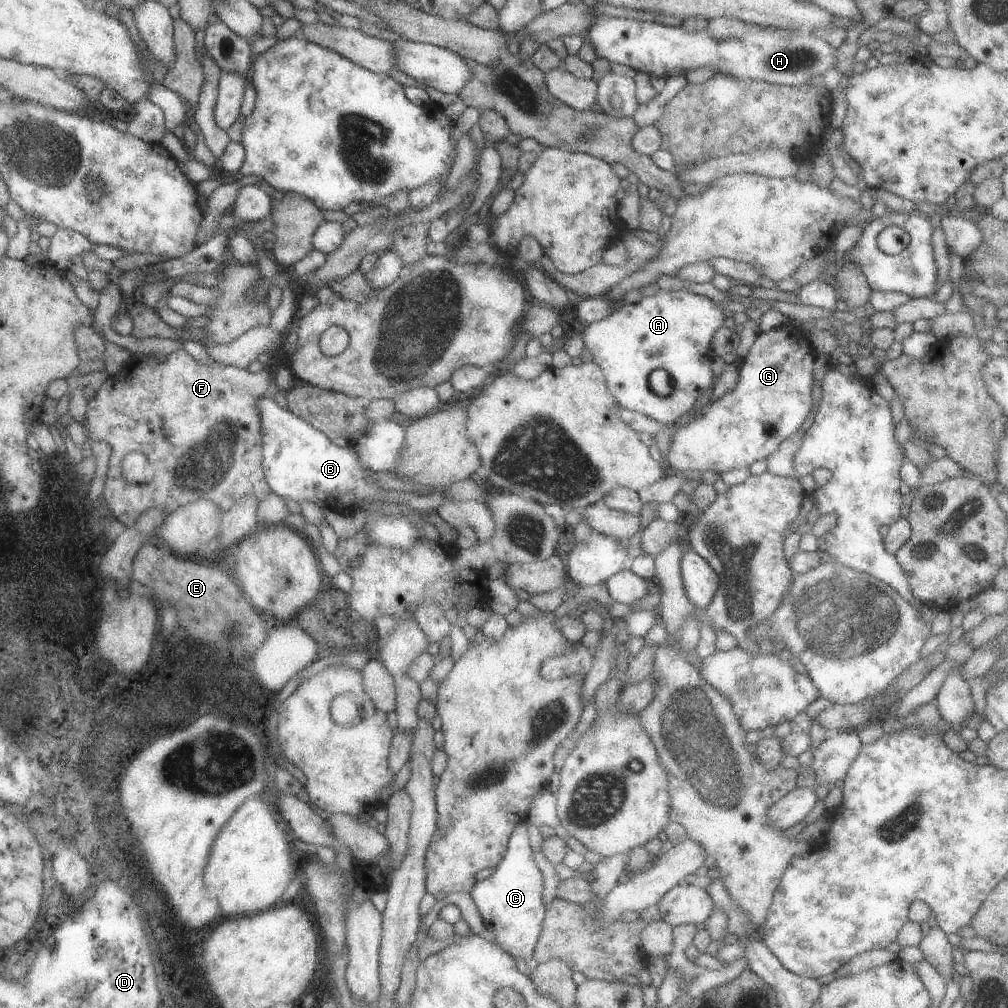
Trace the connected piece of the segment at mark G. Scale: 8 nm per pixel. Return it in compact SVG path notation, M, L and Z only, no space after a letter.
M792 325L760 332L738 370L736 386L716 402L698 411L691 421L679 427L670 442L670 453L665 465L678 472L688 470L712 471L718 474L734 468L750 467L754 462L766 459L790 434L794 434L811 419L812 381L816 352L813 351L805 330Z

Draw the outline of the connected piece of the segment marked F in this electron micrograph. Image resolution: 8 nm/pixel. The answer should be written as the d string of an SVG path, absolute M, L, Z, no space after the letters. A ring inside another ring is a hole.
M182 347L172 354L161 354L160 357L157 354L140 356L136 361L129 364L123 374L115 377L106 376L102 381L99 388L96 389L96 396L92 400L88 401L85 412L85 423L88 426L87 436L92 440L104 440L106 444L110 444L110 458L108 460L108 470L106 472L106 480L104 483L103 493L106 500L105 505L112 512L115 520L119 522L120 528L133 527L140 515L146 512L148 509L165 509L168 512L178 510L179 506L186 506L186 503L198 499L208 499L220 506L223 514L236 505L236 502L246 496L246 494L252 494L255 502L260 503L271 492L268 484L265 482L262 467L262 422L260 422L260 412L258 412L258 400L260 398L266 398L269 394L272 380L275 377L272 376L269 367L265 367L260 372L249 372L247 369L240 369L231 365L219 365L218 363L212 363L211 365L205 365L200 361L195 360L192 355L189 355ZM130 453L142 453L148 458L150 466L153 468L153 474L150 477L150 482L144 482L144 484L132 485L130 481L126 480L123 475L121 464L124 460L124 456Z

